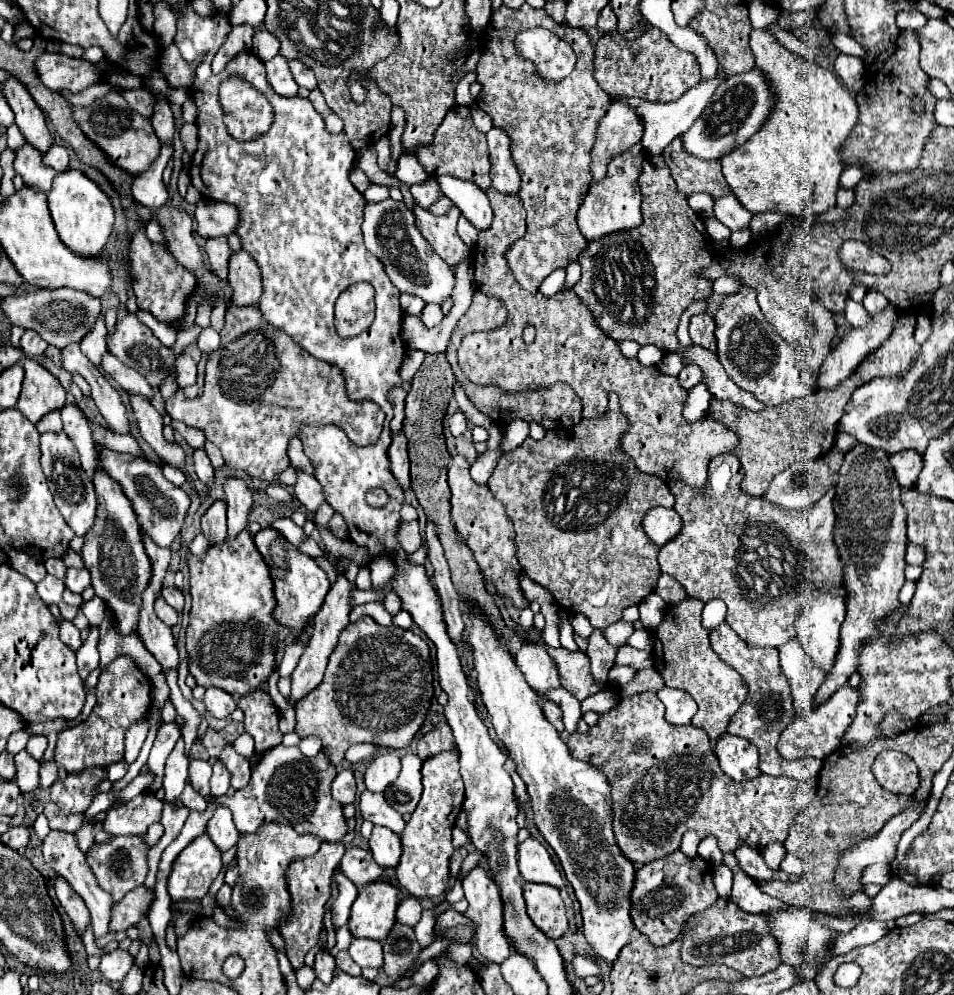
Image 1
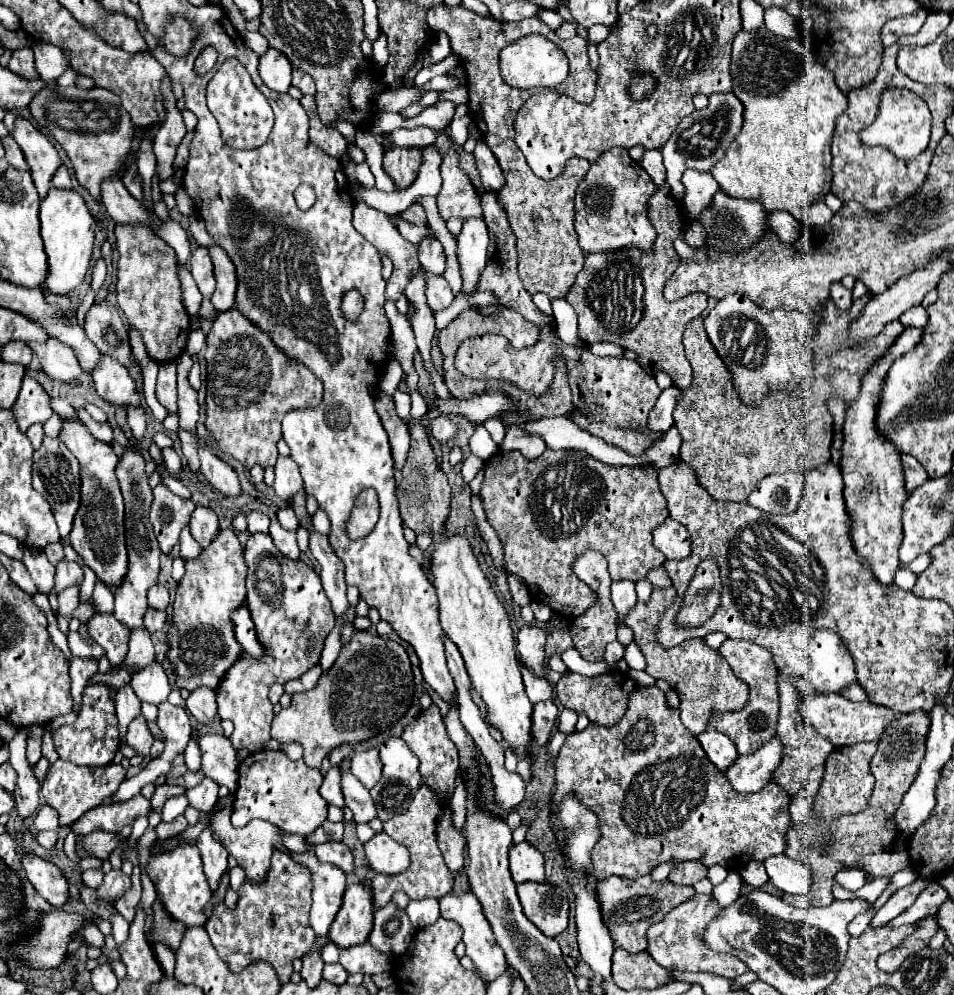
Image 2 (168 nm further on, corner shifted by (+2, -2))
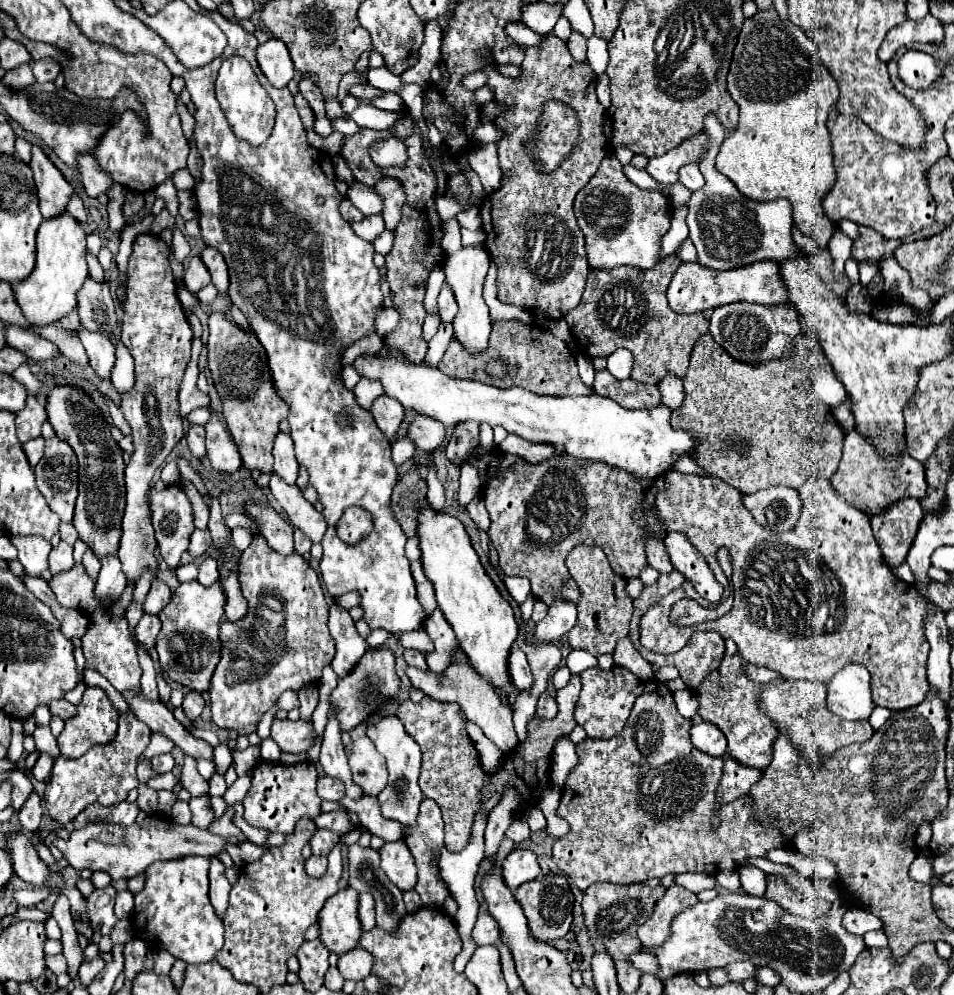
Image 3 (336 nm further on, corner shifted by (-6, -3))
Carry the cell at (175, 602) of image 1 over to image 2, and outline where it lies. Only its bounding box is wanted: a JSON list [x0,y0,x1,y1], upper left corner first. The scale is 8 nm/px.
[147,584,169,610]

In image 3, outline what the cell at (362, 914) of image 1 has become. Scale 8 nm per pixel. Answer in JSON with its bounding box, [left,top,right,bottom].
[319,887,361,955]

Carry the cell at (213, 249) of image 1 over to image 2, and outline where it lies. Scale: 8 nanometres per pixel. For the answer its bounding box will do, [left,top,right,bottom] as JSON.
[191,246,215,296]

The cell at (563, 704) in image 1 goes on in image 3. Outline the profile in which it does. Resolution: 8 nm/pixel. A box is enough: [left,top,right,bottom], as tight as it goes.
[507,645,531,691]

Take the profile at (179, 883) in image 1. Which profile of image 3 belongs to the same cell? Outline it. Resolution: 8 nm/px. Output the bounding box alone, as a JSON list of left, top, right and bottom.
[133,857,223,963]

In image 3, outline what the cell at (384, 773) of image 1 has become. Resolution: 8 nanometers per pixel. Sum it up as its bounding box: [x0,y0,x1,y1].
[349,737,387,797]

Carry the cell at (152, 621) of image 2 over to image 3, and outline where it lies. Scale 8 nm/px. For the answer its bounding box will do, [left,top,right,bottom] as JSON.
[135,615,161,651]

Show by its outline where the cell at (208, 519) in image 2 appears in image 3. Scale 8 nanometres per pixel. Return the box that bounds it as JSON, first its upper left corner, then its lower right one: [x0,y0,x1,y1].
[189,529,211,557]

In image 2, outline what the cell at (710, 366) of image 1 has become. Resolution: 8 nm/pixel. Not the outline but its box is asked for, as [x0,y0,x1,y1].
[567,182,707,388]

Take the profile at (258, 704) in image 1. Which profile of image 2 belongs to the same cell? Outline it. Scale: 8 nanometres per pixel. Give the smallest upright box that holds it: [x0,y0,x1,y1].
[217,534,335,752]

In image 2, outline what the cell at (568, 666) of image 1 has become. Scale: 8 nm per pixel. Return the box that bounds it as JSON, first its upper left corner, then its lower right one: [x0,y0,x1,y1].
[557,672,635,726]

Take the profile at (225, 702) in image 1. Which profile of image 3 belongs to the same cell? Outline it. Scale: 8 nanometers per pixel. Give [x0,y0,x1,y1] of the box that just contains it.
[183,691,205,721]

